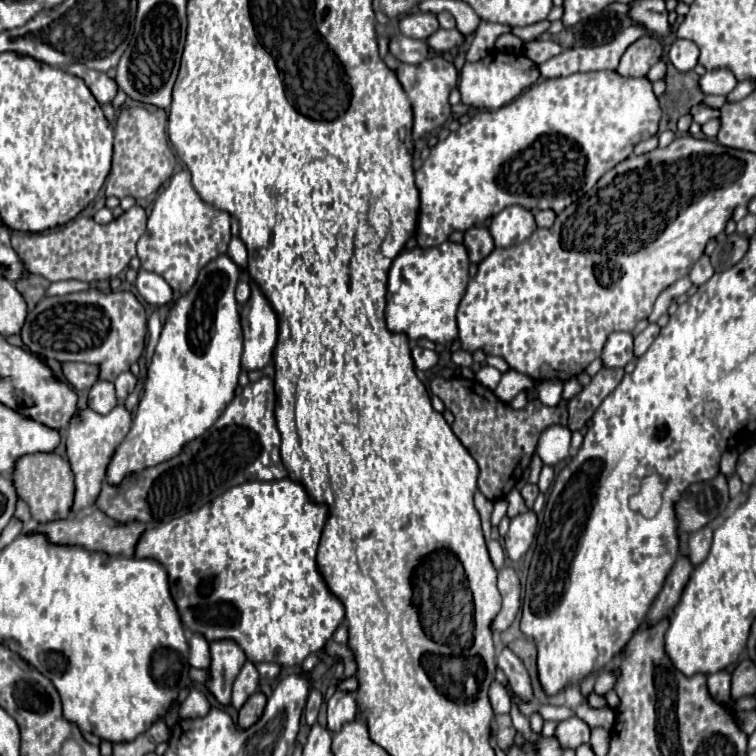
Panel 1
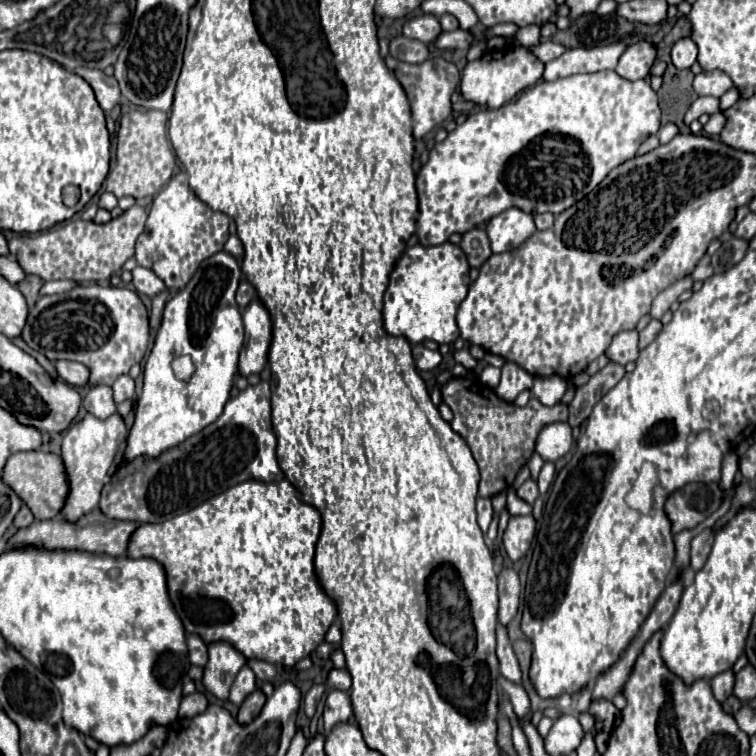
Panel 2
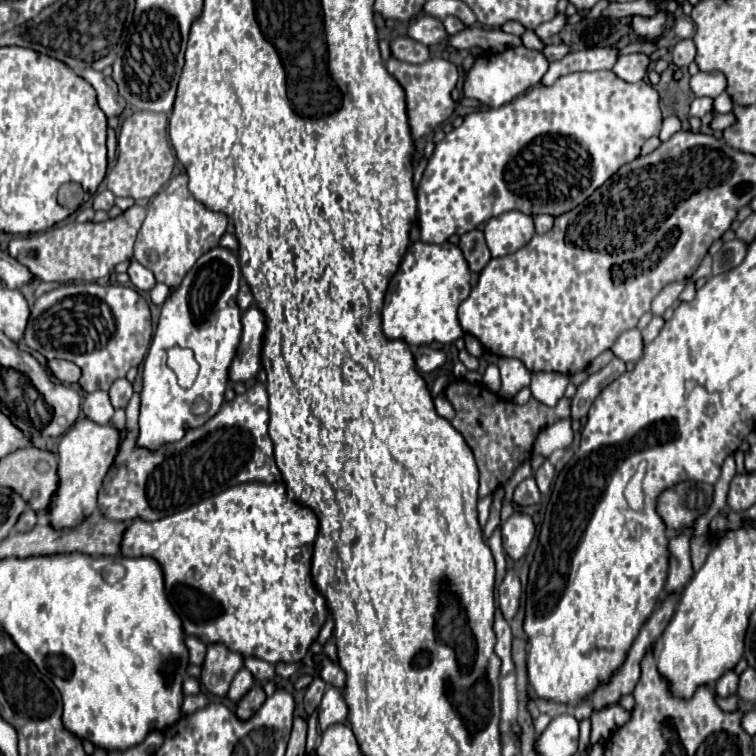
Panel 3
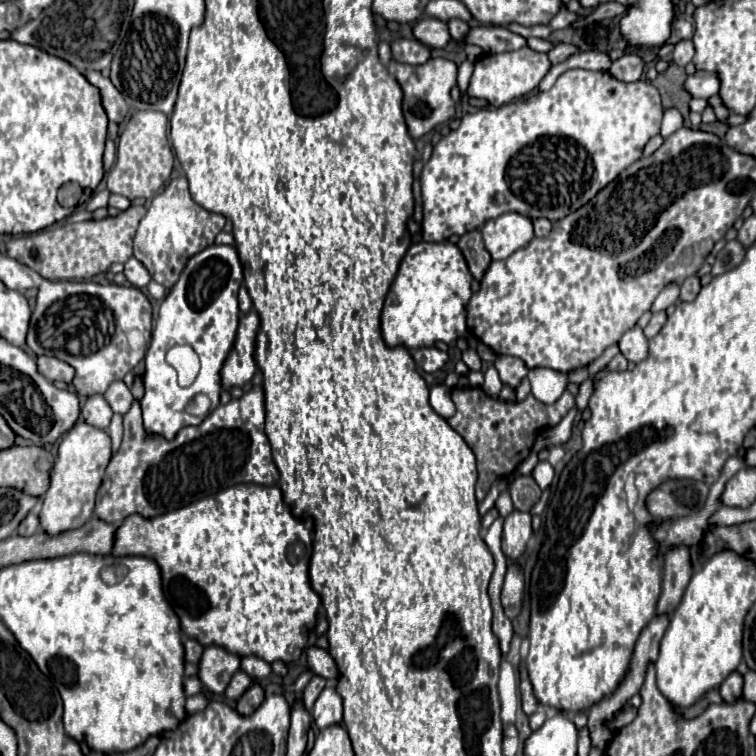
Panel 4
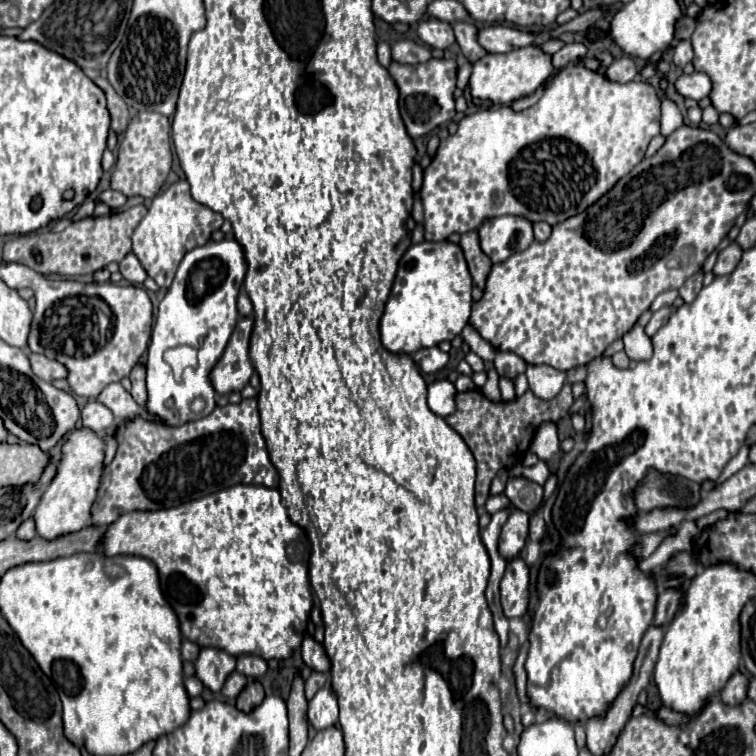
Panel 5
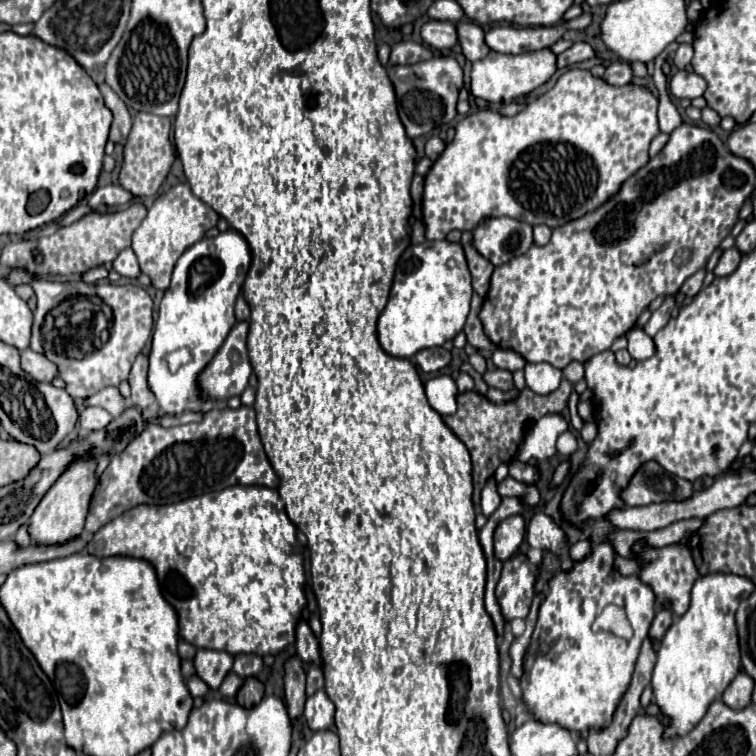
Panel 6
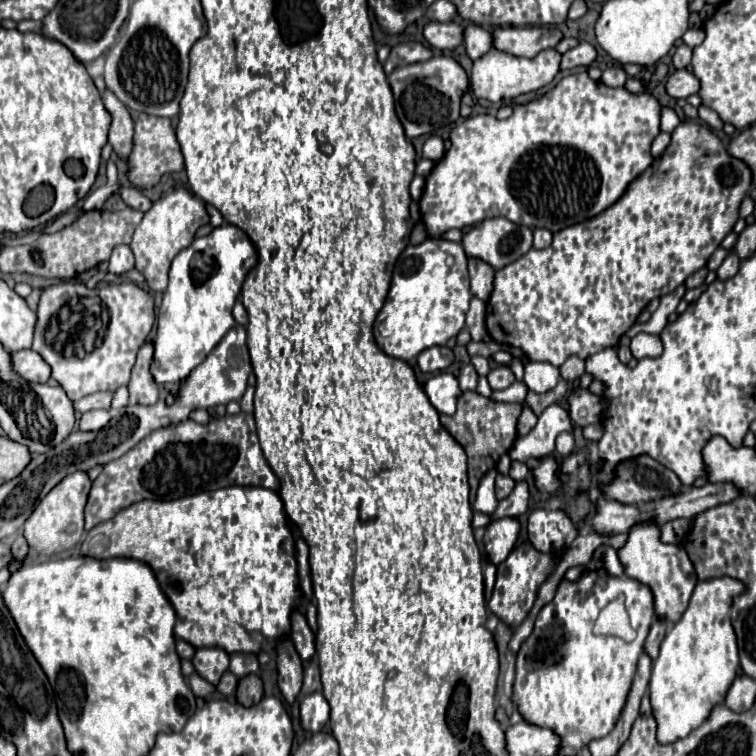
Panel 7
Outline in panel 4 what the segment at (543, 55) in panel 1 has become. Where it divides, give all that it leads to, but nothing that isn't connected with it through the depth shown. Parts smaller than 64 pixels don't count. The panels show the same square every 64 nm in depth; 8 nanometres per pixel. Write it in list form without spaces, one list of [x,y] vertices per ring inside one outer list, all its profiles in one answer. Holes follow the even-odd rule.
[[[558,44],[552,52],[548,52],[548,58],[550,58],[552,64],[560,64],[560,62],[564,62],[566,58],[570,58],[576,52],[580,52],[580,50],[574,44]]]

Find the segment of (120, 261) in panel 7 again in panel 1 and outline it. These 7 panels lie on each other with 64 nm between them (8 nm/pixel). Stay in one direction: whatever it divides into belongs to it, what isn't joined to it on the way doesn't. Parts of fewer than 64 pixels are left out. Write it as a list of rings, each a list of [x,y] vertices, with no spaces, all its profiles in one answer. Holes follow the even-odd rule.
[[[138,270],[138,278],[136,278],[136,290],[140,292],[140,296],[152,304],[170,304],[172,302],[172,288],[166,284],[166,280],[154,272],[148,270]]]

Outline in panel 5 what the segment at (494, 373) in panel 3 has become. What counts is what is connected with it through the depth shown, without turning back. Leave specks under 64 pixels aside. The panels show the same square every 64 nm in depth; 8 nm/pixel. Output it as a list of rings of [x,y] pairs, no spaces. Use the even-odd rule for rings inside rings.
[[[490,372],[490,378],[488,378],[488,382],[482,386],[482,392],[484,392],[486,398],[492,401],[499,401],[501,399],[501,392],[498,388],[498,382],[496,382],[496,374]]]

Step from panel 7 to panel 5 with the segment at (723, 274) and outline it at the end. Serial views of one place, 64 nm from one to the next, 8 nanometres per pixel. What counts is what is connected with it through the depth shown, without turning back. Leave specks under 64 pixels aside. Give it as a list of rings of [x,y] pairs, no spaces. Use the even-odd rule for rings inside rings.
[[[732,242],[728,248],[724,248],[724,250],[718,254],[718,262],[716,262],[716,266],[714,266],[714,274],[716,274],[716,276],[726,276],[726,274],[730,274],[730,272],[738,266],[740,258],[742,258],[742,248],[740,248],[736,242]]]

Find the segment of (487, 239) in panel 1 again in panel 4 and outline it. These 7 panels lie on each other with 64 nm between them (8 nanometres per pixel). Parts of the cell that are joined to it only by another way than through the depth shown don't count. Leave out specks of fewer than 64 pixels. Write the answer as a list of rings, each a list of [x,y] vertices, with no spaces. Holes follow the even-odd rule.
[[[472,230],[472,232],[466,232],[464,236],[460,236],[458,248],[462,250],[462,254],[464,254],[466,262],[468,262],[468,268],[472,272],[472,276],[480,282],[484,272],[488,270],[488,266],[492,262],[492,258],[488,256],[488,250],[484,248],[480,230]]]

